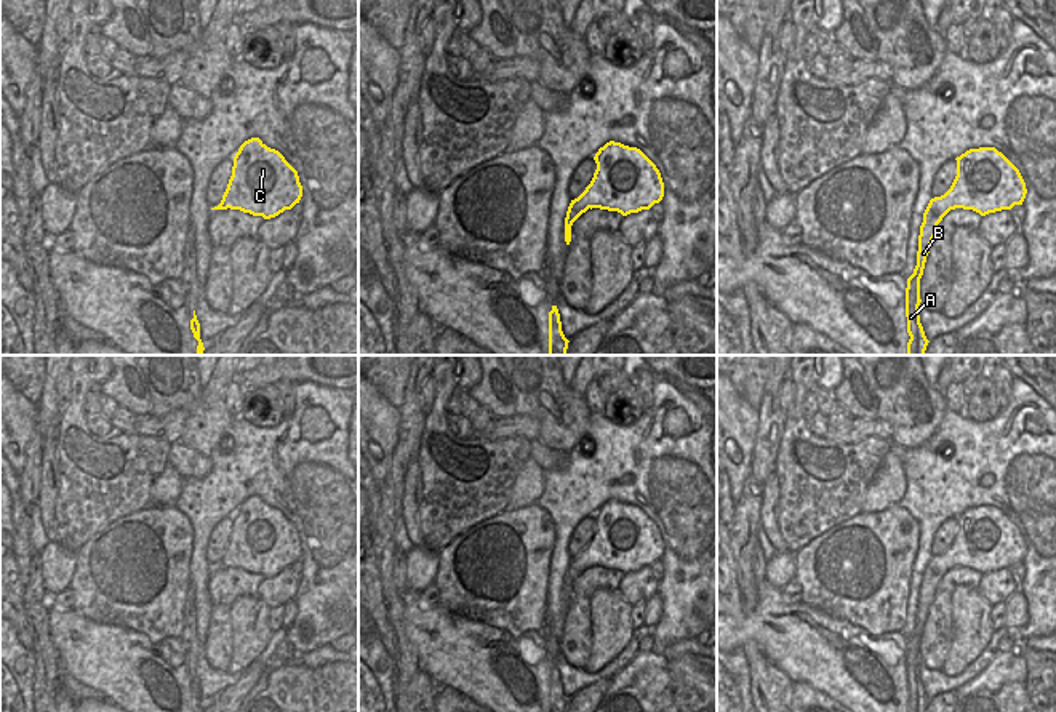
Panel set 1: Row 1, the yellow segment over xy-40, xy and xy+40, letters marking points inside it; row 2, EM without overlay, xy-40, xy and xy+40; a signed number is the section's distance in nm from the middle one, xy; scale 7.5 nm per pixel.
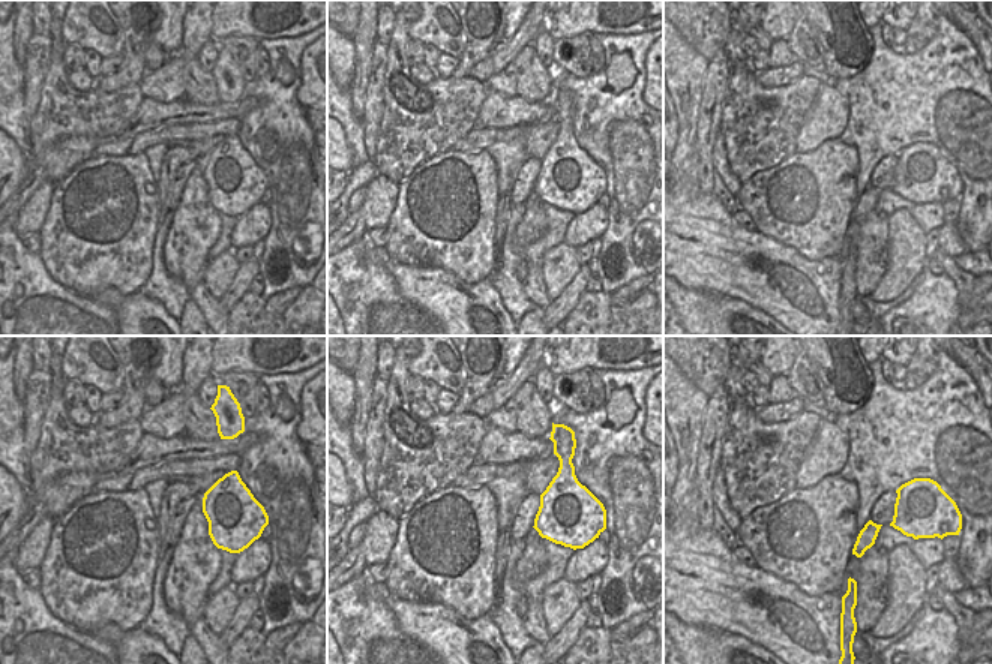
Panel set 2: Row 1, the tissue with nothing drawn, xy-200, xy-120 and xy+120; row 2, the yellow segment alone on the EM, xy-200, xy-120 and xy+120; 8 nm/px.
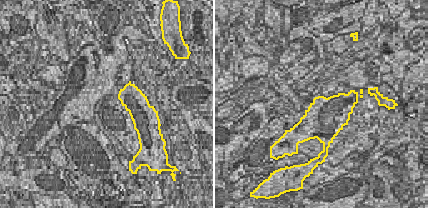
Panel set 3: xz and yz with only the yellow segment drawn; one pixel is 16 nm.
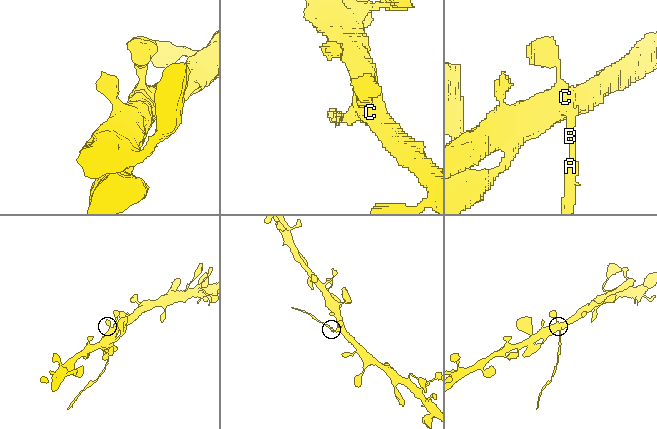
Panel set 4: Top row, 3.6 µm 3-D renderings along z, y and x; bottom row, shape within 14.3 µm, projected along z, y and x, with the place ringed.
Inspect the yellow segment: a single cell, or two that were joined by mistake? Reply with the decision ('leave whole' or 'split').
split

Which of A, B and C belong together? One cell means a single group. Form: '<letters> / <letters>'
A B / C

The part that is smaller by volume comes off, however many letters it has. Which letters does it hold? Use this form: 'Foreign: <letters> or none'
Foreign: A, B

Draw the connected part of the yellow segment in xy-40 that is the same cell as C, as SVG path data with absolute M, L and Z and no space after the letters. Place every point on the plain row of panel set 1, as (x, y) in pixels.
M259 496L245 499L234 515L222 562L270 578L291 568L302 555L298 530Z

